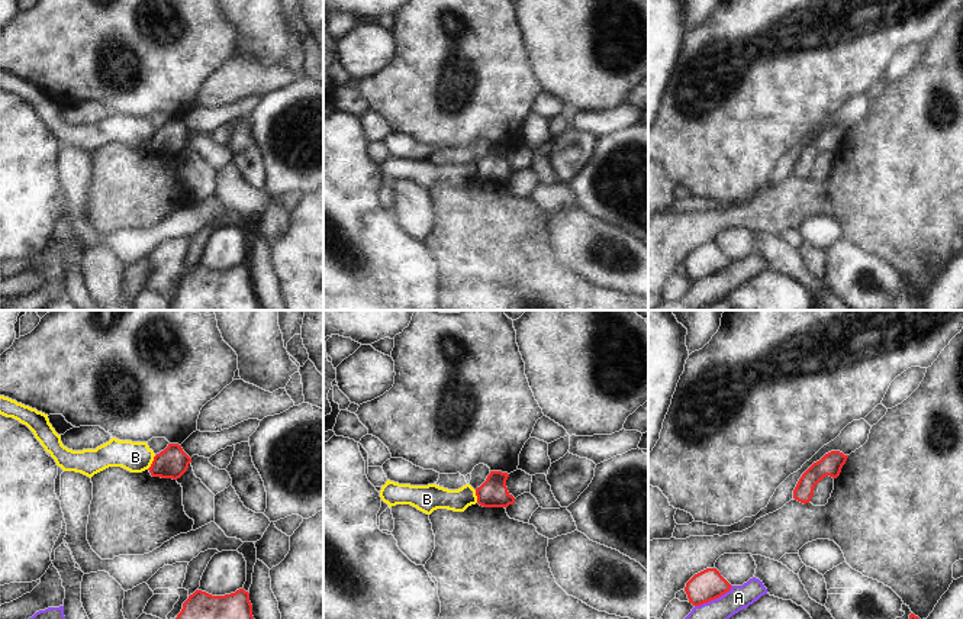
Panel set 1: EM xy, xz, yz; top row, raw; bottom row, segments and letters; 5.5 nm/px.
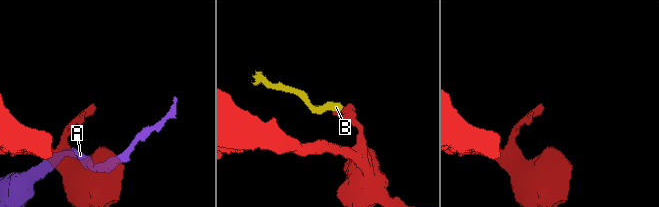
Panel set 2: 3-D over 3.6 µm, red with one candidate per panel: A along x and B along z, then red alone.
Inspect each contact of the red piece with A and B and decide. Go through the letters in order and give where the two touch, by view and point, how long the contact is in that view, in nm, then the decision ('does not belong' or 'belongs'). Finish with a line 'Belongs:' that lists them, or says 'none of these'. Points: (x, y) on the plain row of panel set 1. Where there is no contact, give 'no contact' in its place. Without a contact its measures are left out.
A: yz (714, 274) | 240 nm | does not belong
B: xy (153, 138) | 90 nm | does not belong
Belongs: none of these

